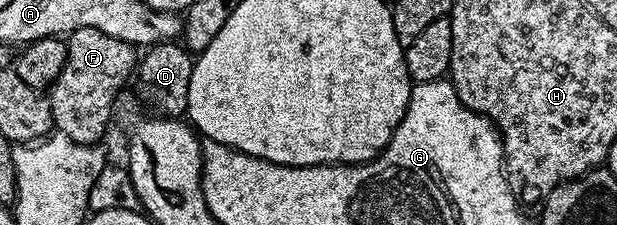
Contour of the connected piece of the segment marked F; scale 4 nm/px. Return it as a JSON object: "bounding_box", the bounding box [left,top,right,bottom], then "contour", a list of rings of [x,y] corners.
{"bounding_box":[48,27,140,145],"contour":[[[92,27],[69,34],[66,46],[68,59],[64,63],[64,71],[60,71],[48,90],[54,129],[76,143],[98,145],[110,125],[114,100],[125,87],[126,80],[129,77],[131,80],[140,57],[135,46],[124,39],[112,39],[112,35],[104,35],[104,31],[96,31]]]}

